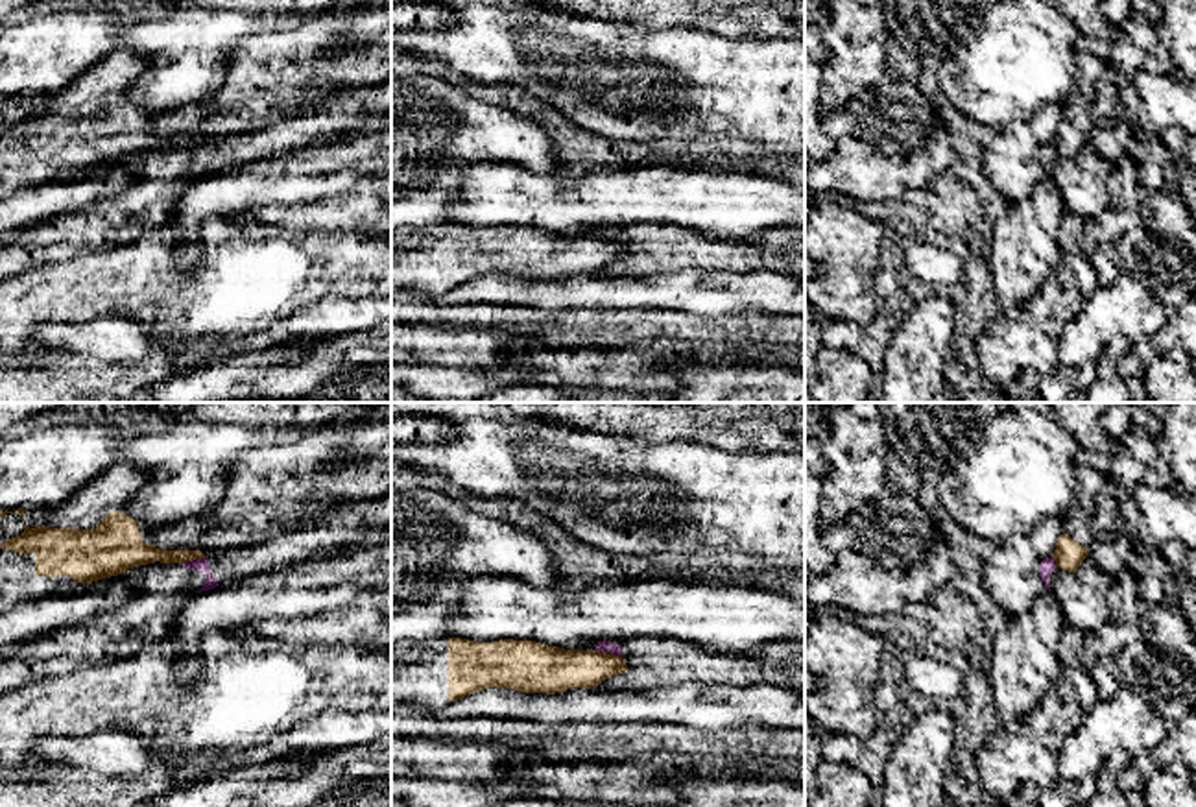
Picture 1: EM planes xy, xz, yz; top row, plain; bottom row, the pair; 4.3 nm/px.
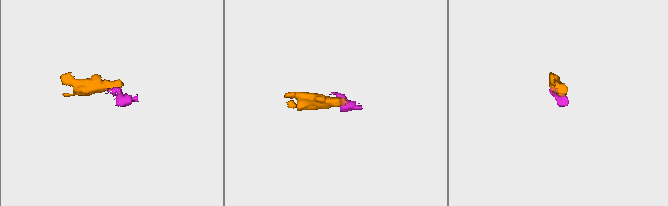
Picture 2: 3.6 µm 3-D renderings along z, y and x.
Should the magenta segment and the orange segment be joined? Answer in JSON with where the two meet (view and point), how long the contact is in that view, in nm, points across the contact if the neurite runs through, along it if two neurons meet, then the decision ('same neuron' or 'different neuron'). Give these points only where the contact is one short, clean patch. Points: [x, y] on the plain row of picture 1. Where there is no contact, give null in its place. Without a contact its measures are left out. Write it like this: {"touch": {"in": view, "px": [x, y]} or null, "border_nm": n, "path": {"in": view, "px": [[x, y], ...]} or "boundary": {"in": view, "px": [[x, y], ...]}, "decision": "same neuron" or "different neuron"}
{"touch": {"in": "xy", "px": [194, 146]}, "border_nm": 120, "boundary": {"in": "xy", "px": [[207, 143], [181, 150]]}, "decision": "different neuron"}

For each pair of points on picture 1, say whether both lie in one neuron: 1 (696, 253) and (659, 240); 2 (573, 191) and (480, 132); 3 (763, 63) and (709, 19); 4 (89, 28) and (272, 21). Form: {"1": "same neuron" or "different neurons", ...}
{"1": "same neuron", "2": "different neurons", "3": "different neurons", "4": "same neuron"}

